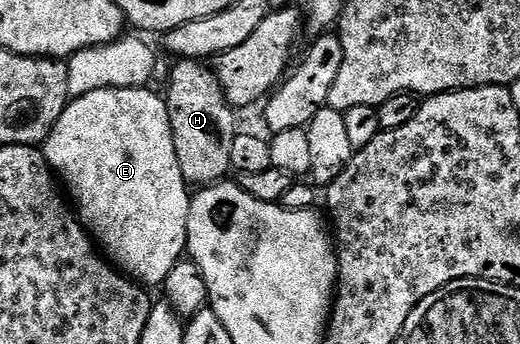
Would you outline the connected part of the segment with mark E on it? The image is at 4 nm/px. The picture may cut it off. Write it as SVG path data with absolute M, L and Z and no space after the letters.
M149 88L100 90L99 92L87 92L87 96L74 98L65 107L63 116L59 116L55 128L43 143L43 151L46 160L49 162L49 167L63 183L81 225L89 231L94 243L100 247L104 257L112 265L116 266L126 278L132 278L134 282L146 288L160 287L167 280L171 268L175 268L177 263L186 257L187 220L189 219L189 203L191 201L190 183L185 181L183 172L179 172L179 156L175 156L175 140L171 136L171 120L167 116L164 97L160 93L152 94L151 91L152 89Z

